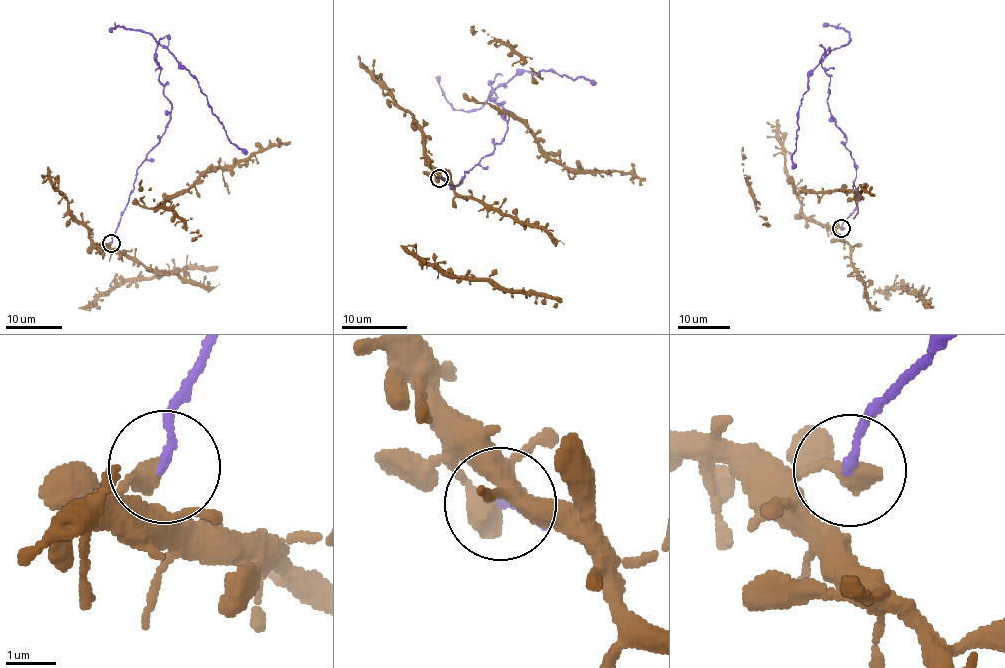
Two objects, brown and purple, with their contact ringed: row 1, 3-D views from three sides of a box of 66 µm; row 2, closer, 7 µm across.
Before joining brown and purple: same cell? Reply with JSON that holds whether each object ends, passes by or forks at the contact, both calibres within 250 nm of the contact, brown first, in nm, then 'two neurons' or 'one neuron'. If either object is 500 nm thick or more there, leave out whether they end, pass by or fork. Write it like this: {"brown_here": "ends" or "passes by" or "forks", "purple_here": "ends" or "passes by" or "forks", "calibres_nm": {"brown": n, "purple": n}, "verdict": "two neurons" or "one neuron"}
{"brown_here": "ends", "purple_here": "ends", "calibres_nm": {"brown": 480, "purple": 150}, "verdict": "two neurons"}

